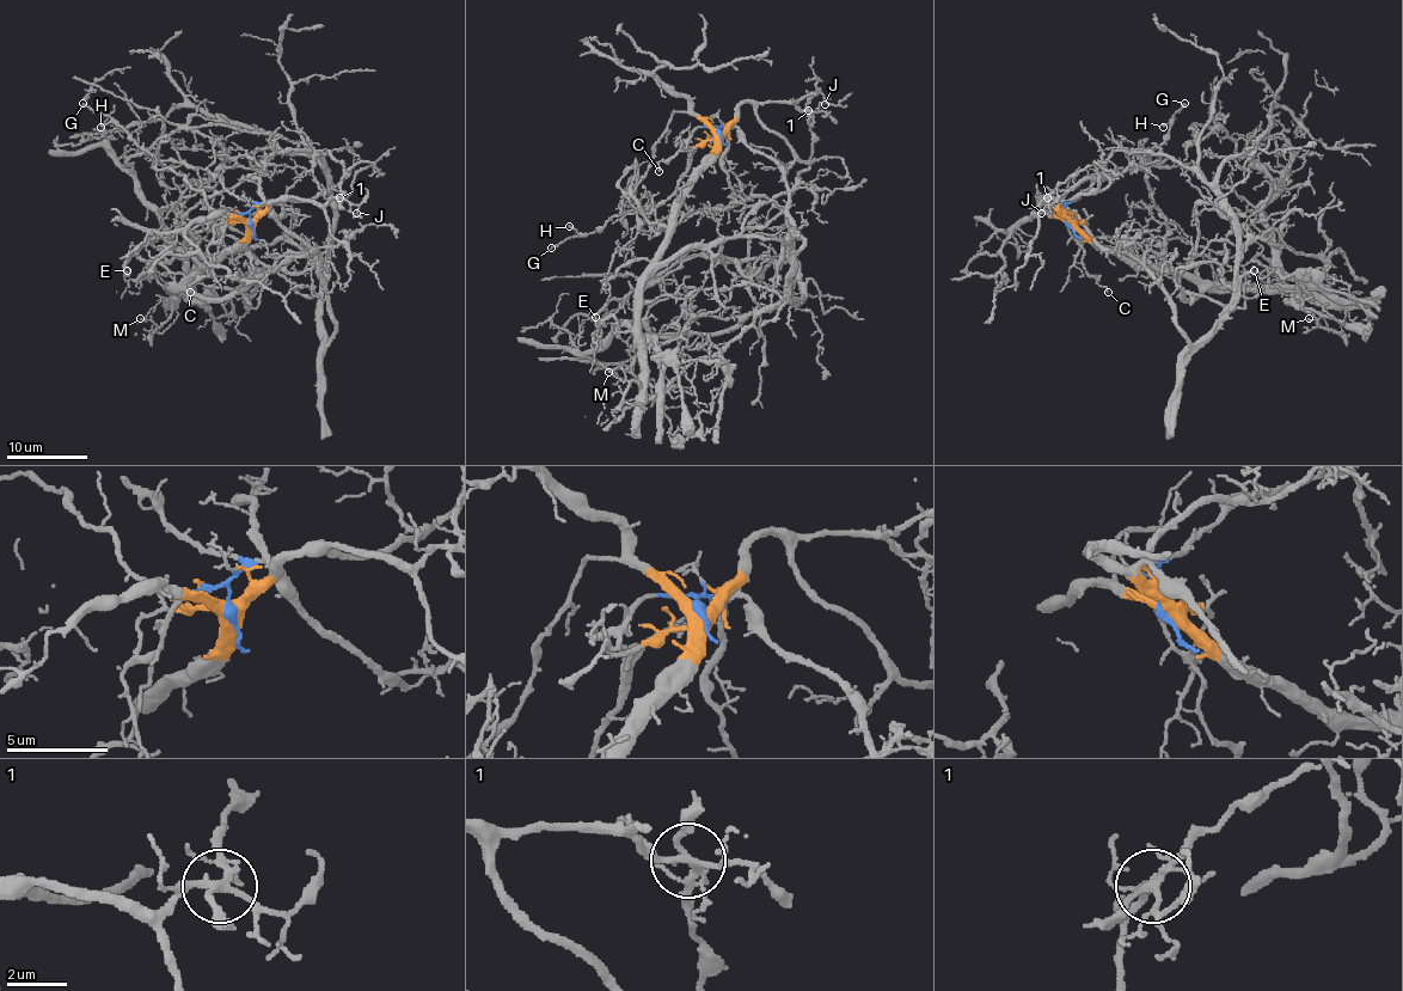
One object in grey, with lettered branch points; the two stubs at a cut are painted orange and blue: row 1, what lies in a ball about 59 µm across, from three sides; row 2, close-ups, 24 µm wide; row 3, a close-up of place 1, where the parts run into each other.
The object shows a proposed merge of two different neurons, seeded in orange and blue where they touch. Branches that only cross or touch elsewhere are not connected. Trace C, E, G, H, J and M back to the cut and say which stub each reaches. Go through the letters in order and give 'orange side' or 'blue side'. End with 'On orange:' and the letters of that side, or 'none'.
C: blue side
E: orange side
G: blue side
H: blue side
J: orange side
M: orange side
On orange: E, J, M

